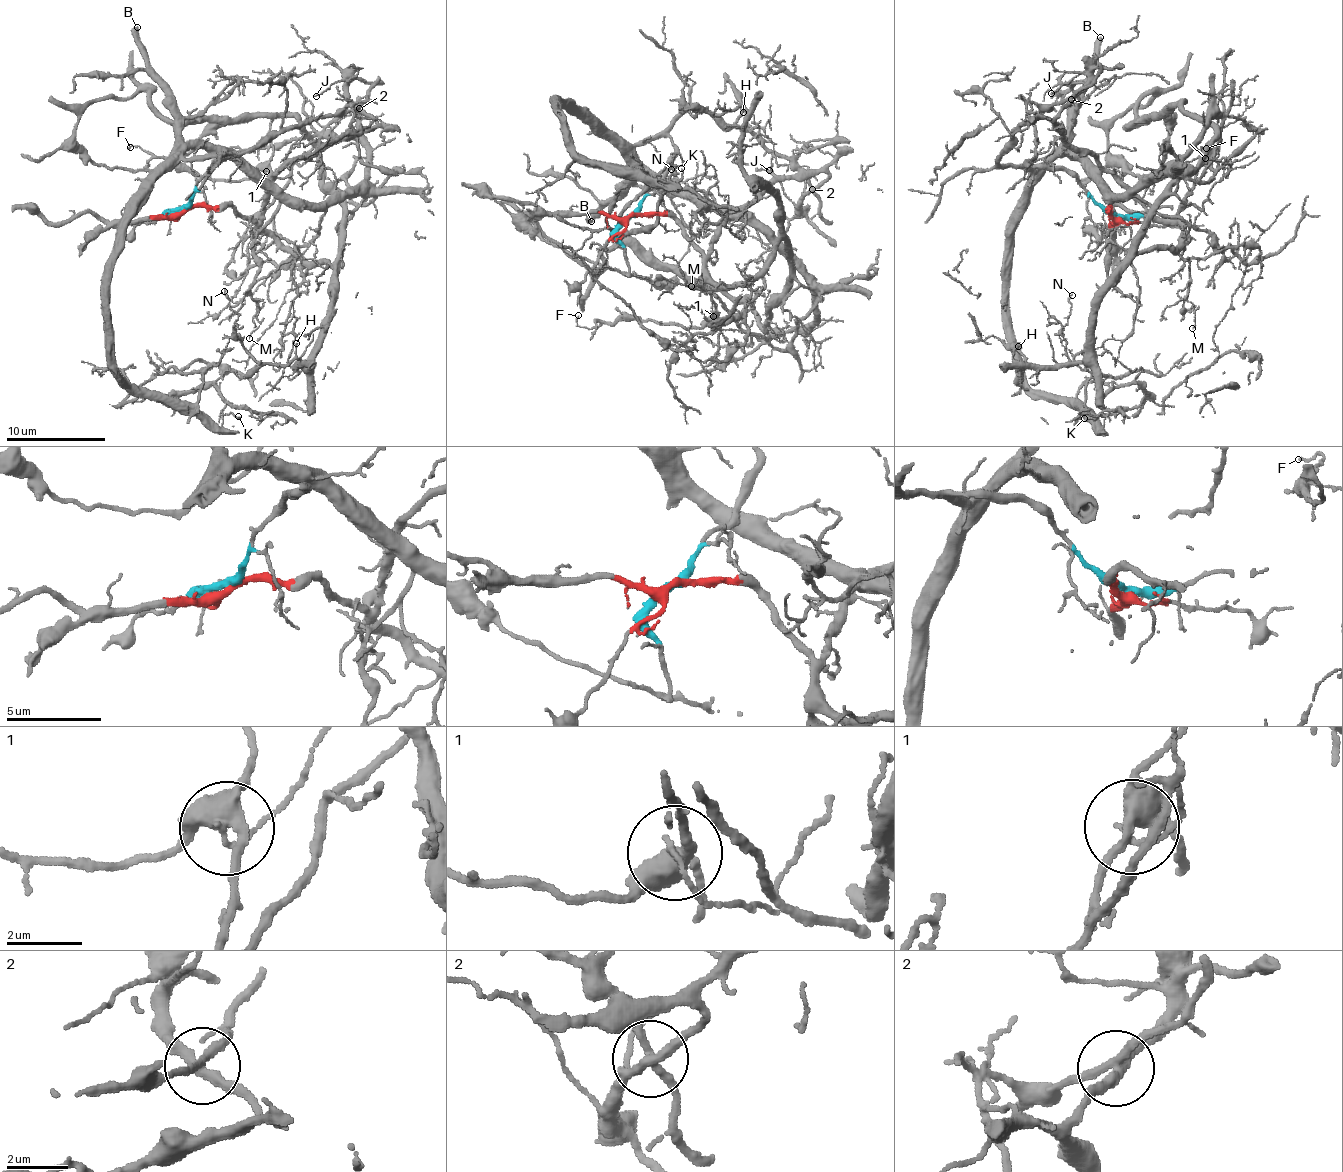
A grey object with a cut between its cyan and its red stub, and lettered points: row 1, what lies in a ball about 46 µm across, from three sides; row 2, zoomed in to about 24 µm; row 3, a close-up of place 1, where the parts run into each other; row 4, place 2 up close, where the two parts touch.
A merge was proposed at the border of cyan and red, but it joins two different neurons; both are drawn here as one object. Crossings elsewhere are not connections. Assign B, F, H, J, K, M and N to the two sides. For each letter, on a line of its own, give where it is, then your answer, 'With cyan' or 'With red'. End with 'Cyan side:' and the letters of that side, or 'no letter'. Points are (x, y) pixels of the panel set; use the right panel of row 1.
B: Place: (1100, 37). With cyan
F: Place: (1206, 148). With red
H: Place: (1018, 346). With red
J: Place: (1051, 93). With red
K: Place: (1084, 418). With cyan
M: Place: (1192, 328). With red
N: Place: (1072, 295). With cyan
Cyan side: B, K, N

